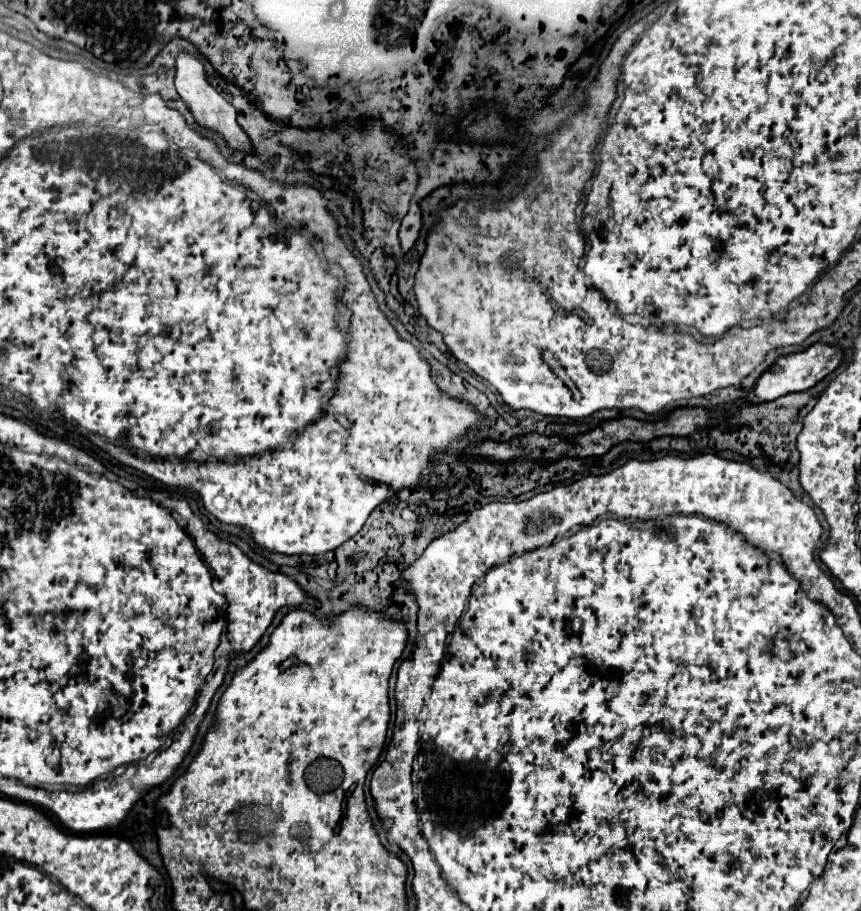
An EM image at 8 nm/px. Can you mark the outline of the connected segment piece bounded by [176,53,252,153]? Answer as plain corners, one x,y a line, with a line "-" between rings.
180,53
176,59
176,91
182,97
182,101
188,105
188,109
190,109
190,113
198,125
222,135
222,139
226,141
226,145
230,149
242,151
242,153
252,153
252,143
250,143
248,135
236,123
234,107
206,81
204,65
190,53

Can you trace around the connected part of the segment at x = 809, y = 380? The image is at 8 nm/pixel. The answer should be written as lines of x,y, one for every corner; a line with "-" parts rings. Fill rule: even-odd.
816,343
810,349
800,351
800,353
782,355
768,367
768,371
764,371
758,377
754,389
746,395
746,401
748,403
764,403
764,401
772,401
782,395
788,395
788,393
806,391
806,389
814,387
820,379
824,379
828,373
832,373
840,365
840,361
842,361
842,349
836,345
826,345
826,343

